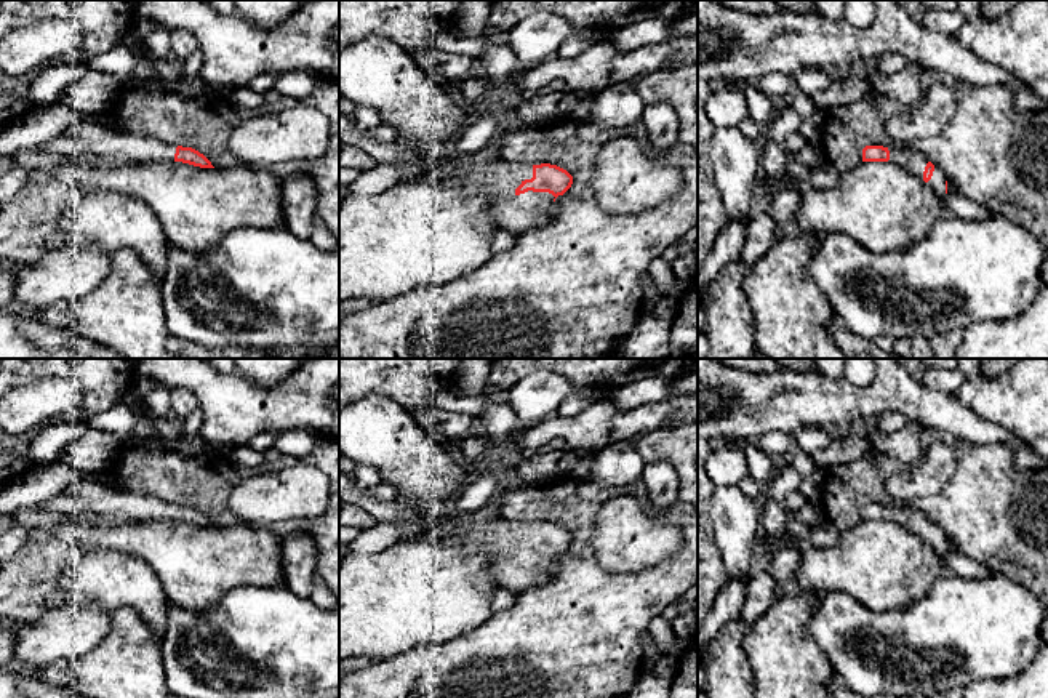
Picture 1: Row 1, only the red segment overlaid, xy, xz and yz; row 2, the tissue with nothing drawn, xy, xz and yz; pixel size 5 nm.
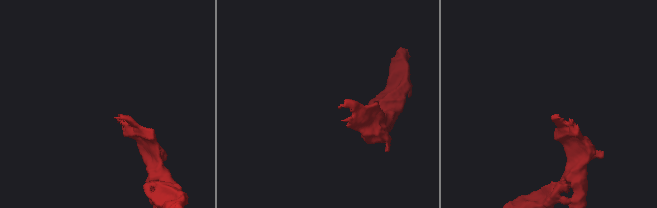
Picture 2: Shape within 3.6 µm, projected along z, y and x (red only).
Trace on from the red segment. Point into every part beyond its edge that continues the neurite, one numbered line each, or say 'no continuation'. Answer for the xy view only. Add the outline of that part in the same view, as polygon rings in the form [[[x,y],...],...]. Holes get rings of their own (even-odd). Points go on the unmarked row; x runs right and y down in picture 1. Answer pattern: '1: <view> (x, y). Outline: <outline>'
1: xy (88, 495). Outline: [[[83,477],[74,487],[58,493],[38,507],[38,511],[66,517],[112,514],[133,522],[149,522],[174,520],[176,504],[123,487],[112,487],[94,477]]]

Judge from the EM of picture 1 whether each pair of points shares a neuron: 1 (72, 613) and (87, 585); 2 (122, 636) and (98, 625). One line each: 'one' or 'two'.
1: two
2: two

